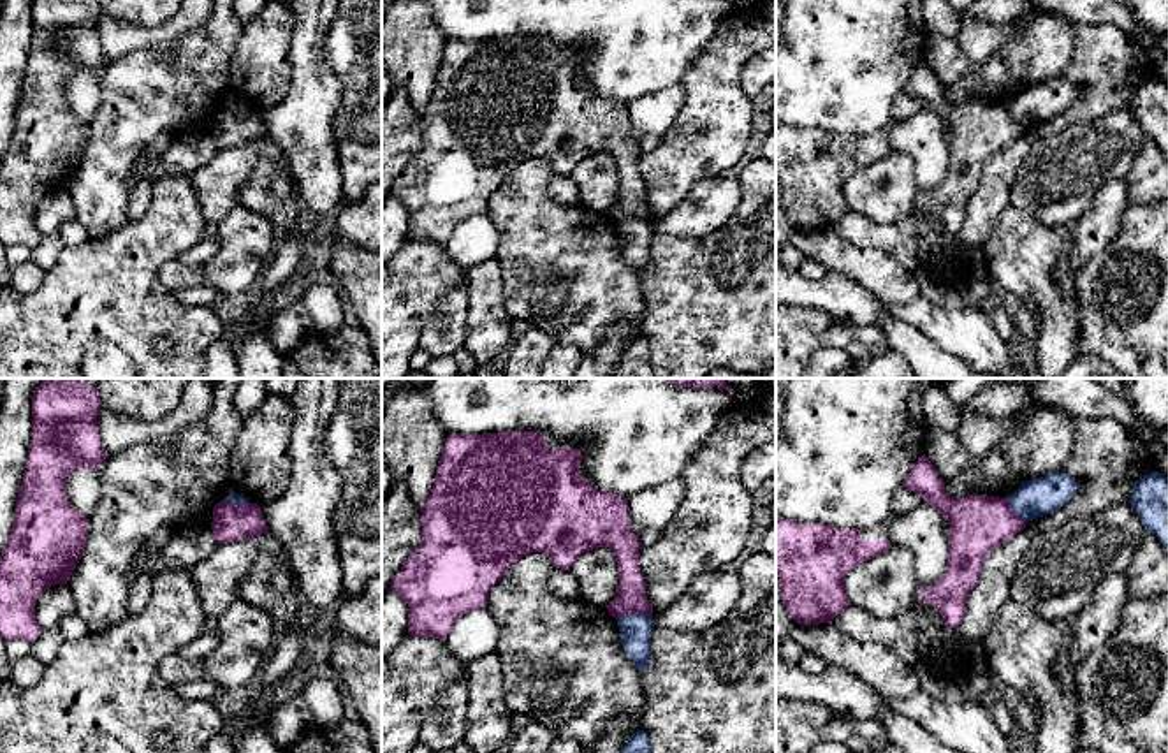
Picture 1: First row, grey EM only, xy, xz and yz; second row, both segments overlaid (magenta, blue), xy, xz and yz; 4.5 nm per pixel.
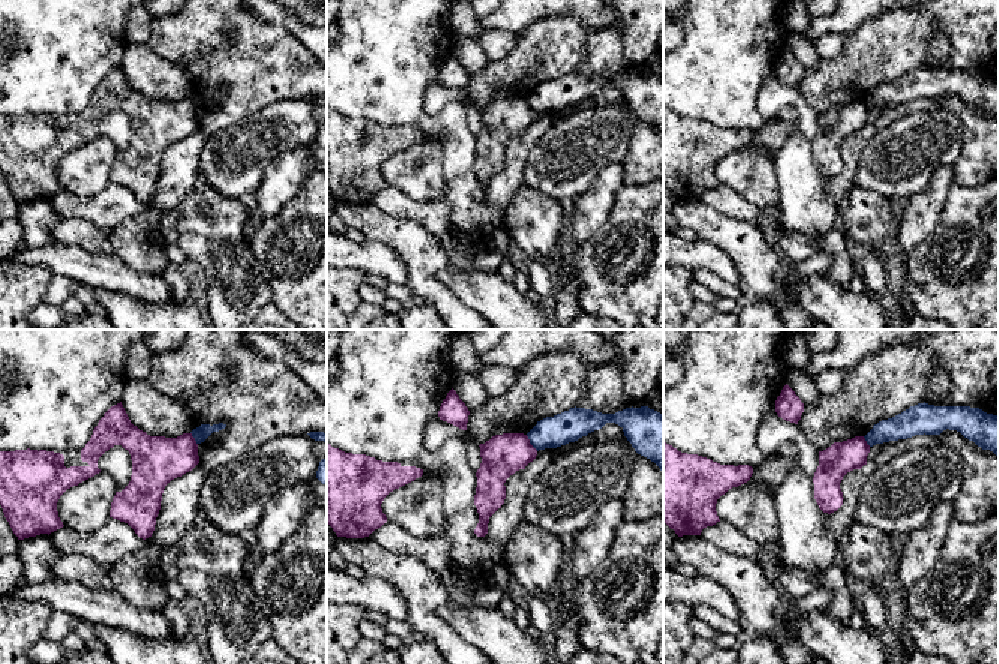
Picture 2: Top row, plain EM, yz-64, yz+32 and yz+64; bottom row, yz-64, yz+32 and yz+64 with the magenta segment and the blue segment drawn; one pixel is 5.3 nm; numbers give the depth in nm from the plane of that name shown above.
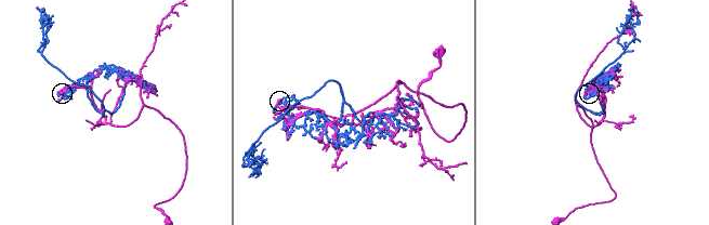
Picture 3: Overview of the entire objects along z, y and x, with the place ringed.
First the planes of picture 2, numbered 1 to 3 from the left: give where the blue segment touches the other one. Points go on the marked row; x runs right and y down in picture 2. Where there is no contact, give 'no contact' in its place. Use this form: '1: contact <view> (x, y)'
1: contact yz-64 (194, 438)
2: contact yz+32 (528, 442)
3: contact yz+64 (866, 441)

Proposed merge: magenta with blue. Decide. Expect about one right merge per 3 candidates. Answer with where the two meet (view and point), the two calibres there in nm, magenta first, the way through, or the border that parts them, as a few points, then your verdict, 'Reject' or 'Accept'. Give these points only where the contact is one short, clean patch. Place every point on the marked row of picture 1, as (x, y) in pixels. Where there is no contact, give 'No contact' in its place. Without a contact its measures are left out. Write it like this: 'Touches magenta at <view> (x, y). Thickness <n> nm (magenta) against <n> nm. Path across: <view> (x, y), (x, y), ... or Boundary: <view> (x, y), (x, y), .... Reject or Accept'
Touches magenta at xz (634, 613). Thickness 140 nm (magenta) against 140 nm. Boundary: xz (651, 614), (621, 614), (616, 618). Reject

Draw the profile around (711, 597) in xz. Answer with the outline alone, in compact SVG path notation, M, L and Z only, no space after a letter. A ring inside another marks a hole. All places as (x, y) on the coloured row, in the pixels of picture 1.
M737 570L705 572L665 610L653 614L656 626L698 633L726 619L741 598Z

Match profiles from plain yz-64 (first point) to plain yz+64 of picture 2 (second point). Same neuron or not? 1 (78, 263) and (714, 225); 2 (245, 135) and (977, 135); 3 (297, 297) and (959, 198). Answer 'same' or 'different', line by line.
1: different
2: different
3: same

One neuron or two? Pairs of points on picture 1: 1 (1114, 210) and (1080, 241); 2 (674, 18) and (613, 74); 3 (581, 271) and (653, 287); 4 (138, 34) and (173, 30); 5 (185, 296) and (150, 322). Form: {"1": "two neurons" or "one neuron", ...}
{"1": "one neuron", "2": "one neuron", "3": "two neurons", "4": "one neuron", "5": "two neurons"}

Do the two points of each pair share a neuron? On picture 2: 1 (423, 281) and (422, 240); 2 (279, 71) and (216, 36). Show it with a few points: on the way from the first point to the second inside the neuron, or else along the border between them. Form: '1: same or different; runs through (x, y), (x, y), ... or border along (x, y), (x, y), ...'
1: same; runs through (422, 270), (422, 254), (419, 251)
2: same; runs through (264, 63), (258, 63), (231, 48)

